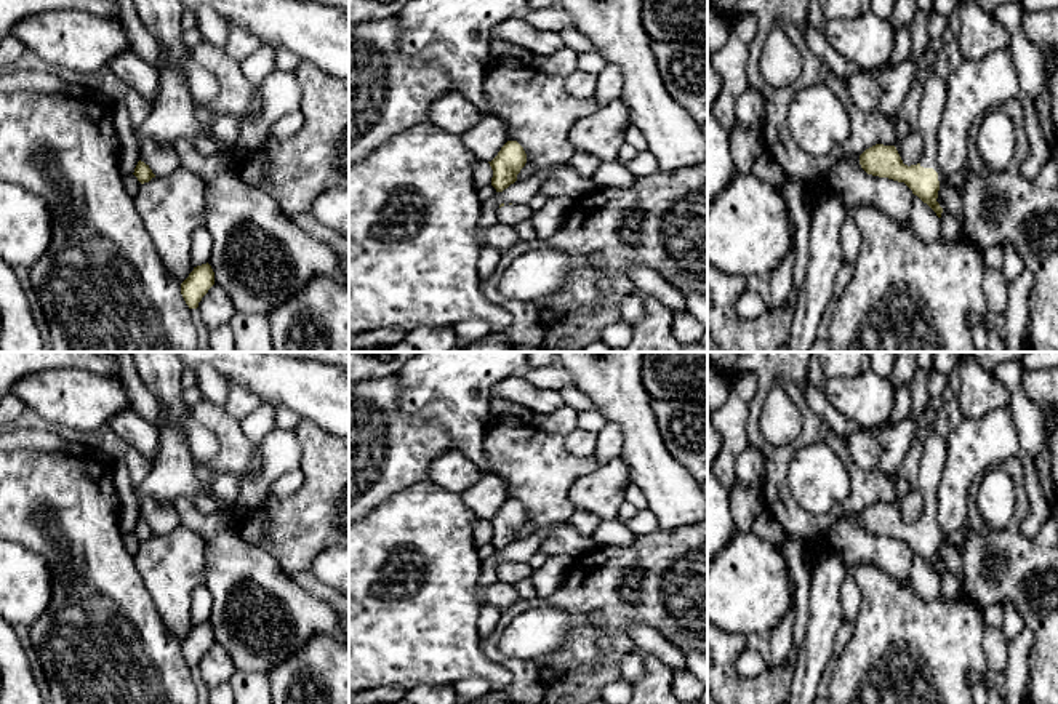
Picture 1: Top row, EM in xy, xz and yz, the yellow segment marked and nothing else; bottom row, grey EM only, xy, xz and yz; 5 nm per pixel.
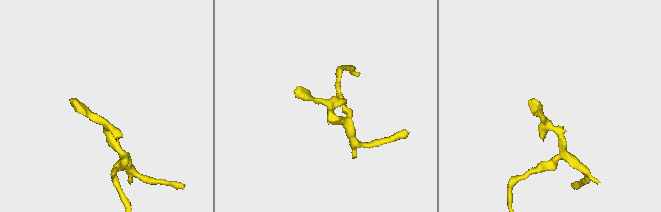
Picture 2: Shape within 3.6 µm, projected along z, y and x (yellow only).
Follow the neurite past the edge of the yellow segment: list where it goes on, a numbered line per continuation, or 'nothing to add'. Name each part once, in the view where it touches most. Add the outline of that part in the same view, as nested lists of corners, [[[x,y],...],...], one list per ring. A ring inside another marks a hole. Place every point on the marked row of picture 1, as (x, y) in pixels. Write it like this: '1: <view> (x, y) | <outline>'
1: yz (935, 92) | [[[927,46],[924,58],[928,64],[928,77],[919,106],[917,131],[924,141],[924,152],[919,163],[924,168],[933,168],[938,173],[940,186],[949,184],[962,192],[965,182],[964,170],[952,174],[944,174],[936,160],[938,126],[941,123],[941,114],[948,99],[948,83],[935,74],[936,51]]]

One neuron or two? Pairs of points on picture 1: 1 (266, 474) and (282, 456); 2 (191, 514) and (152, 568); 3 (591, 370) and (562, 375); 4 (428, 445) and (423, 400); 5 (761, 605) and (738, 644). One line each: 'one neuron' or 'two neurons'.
1: one neuron
2: two neurons
3: two neurons
4: two neurons
5: two neurons

